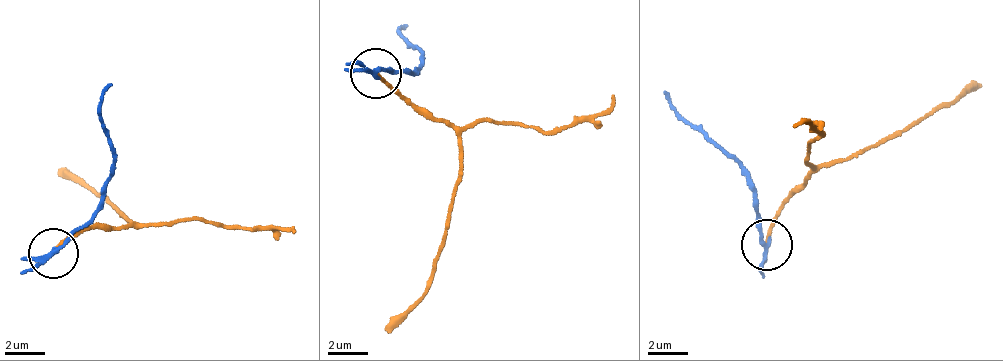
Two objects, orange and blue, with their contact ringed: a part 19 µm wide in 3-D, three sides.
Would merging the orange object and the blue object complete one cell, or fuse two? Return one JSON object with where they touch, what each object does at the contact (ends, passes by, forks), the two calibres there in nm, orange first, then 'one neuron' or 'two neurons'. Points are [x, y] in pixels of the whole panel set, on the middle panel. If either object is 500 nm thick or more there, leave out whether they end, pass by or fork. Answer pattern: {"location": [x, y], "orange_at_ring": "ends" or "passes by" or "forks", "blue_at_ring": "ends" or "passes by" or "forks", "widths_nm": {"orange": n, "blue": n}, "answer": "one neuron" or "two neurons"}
{"location": [376, 73], "orange_at_ring": "ends", "blue_at_ring": "forks", "widths_nm": {"orange": 150, "blue": 180}, "answer": "two neurons"}

